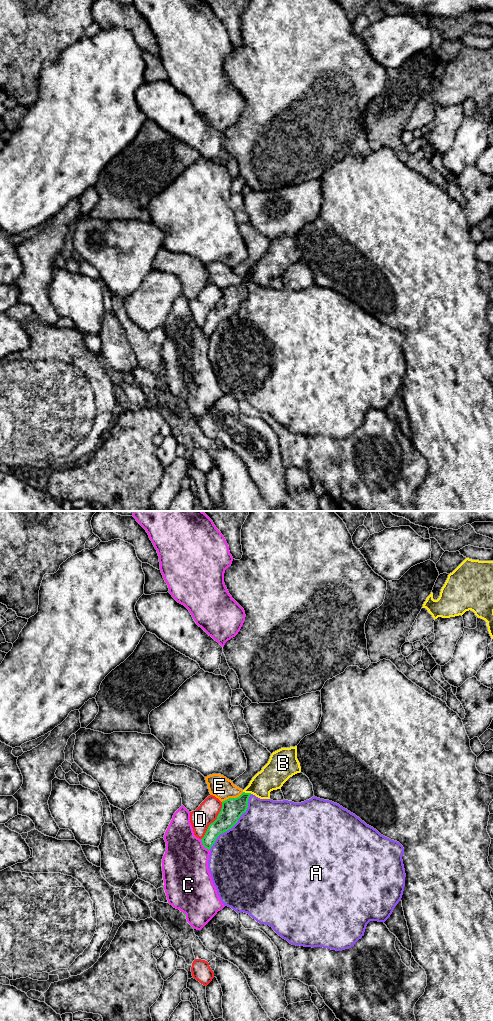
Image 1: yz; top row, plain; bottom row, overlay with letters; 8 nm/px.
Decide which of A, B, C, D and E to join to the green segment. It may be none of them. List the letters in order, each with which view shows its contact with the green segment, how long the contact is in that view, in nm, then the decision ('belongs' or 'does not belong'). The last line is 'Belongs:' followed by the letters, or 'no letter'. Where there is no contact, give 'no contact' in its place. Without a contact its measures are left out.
A: contact in yz; length 550 nm; does not belong
B: contact in yz; length 70 nm; belongs
C: contact in yz; length 120 nm; does not belong
D: contact in yz; length 340 nm; does not belong
E: contact in yz; length 190 nm; does not belong
Belongs: B

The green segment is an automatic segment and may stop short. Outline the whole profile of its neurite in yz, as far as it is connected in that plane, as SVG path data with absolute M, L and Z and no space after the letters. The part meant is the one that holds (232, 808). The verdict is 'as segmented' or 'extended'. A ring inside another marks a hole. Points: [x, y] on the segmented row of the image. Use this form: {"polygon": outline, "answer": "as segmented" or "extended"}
{"polygon": "M297 746L281 748L273 752L268 763L252 778L239 797L229 798L222 802L217 819L209 825L201 839L203 846L210 850L217 837L238 822L240 816L248 808L248 799L251 794L260 799L270 799L271 791L281 789L290 777L300 772Z", "answer": "extended"}

